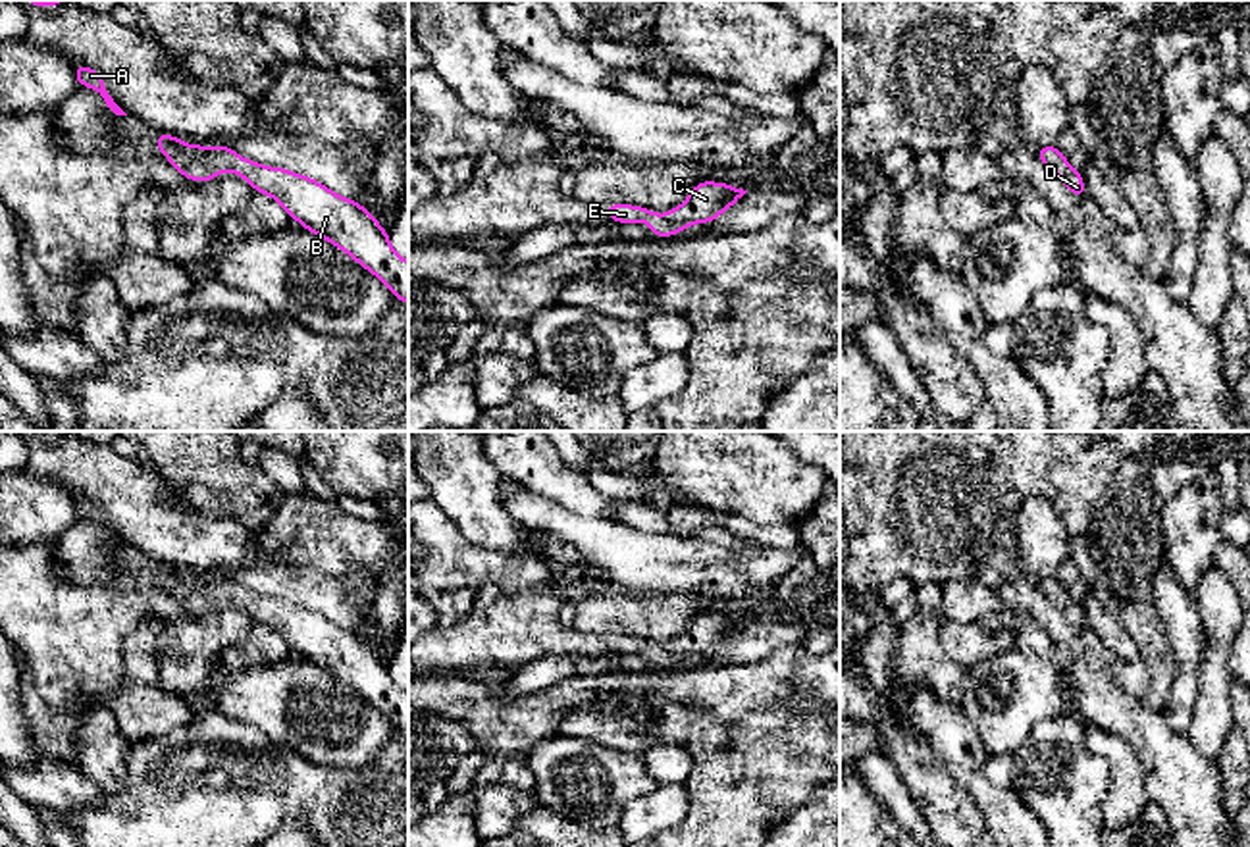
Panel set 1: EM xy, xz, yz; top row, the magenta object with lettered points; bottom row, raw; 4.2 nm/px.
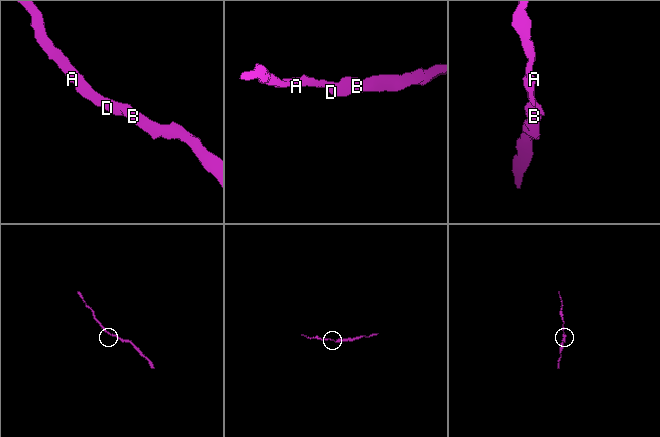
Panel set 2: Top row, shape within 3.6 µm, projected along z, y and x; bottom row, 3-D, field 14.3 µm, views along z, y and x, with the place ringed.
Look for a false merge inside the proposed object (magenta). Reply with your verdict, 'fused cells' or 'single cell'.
single cell

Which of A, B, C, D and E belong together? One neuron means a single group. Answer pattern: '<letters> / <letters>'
A B C D E

